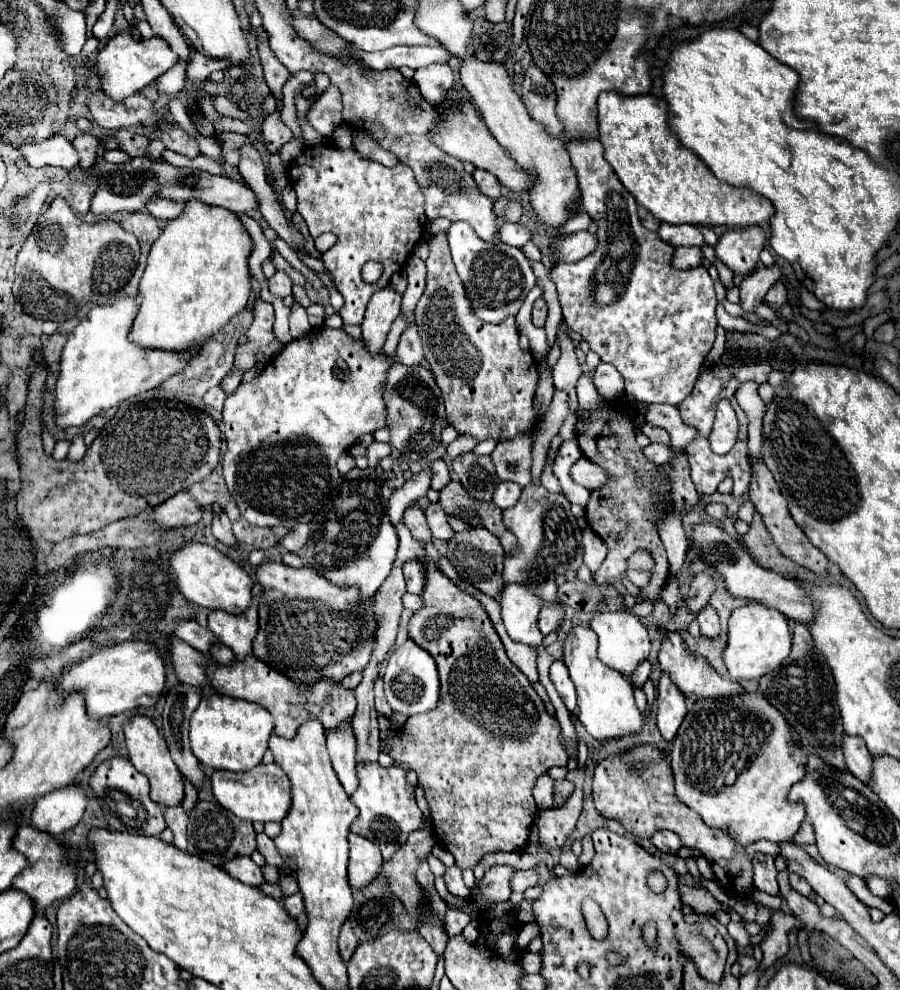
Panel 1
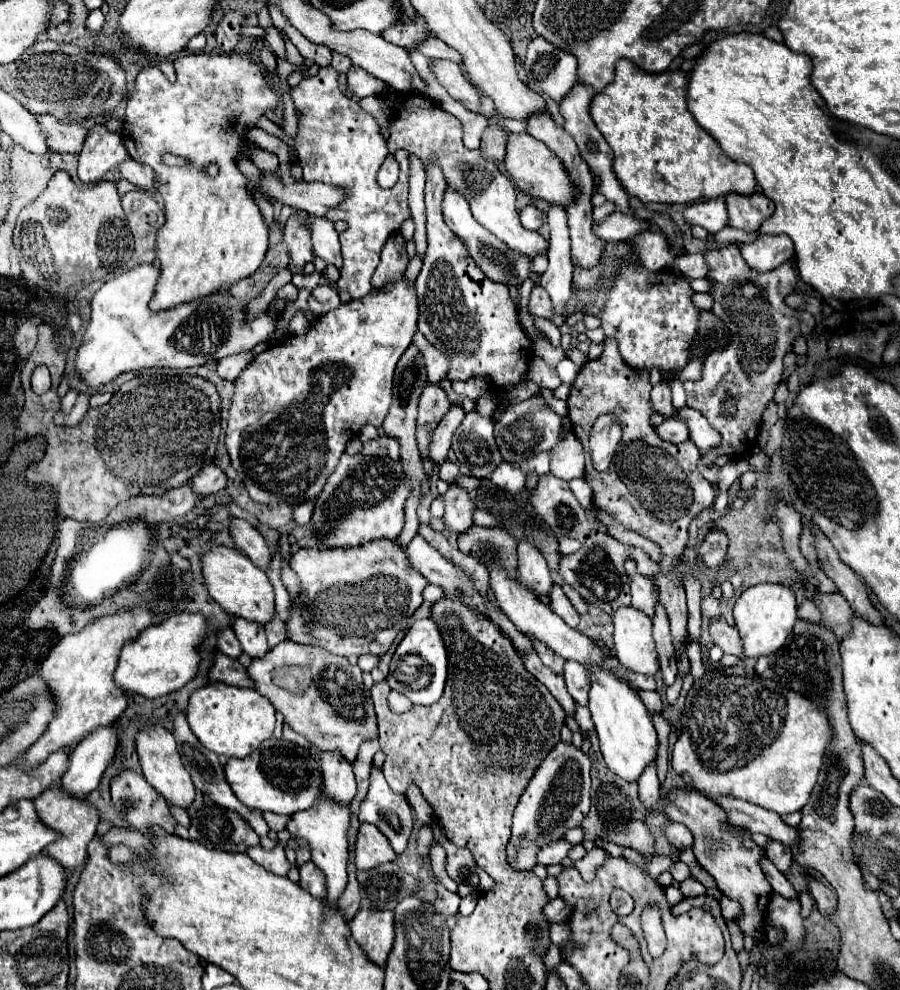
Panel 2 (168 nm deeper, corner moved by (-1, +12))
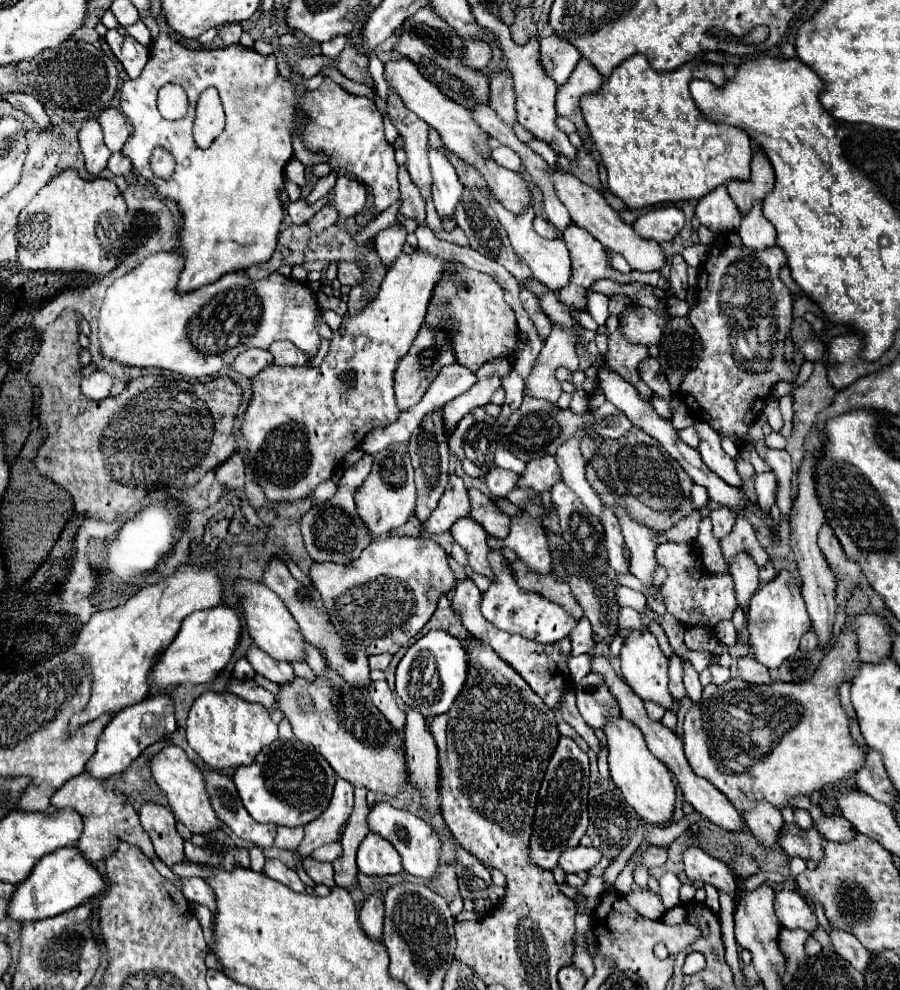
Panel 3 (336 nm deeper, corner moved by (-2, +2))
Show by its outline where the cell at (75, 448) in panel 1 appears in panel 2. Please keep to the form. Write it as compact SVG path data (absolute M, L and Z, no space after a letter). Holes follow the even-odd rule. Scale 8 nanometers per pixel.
M81 393L79 397L77 397L77 403L75 403L75 407L71 409L71 413L63 419L69 427L77 427L81 421L83 421L83 417L87 415L87 411L89 411L89 395L87 393Z

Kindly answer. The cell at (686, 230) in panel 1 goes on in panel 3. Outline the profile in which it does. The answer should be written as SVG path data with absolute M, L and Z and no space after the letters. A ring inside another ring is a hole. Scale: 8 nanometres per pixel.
M726 185L712 189L704 195L696 205L696 217L704 227L708 227L714 235L722 235L724 231L736 231L742 219L736 203L726 191Z

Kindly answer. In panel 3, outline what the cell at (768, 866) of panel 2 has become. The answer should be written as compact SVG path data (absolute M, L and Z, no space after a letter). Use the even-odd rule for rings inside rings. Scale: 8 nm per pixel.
M786 889L778 891L774 909L780 923L788 929L804 929L808 933L814 933L818 929L814 911L808 907L804 897L800 897L796 891L786 891Z

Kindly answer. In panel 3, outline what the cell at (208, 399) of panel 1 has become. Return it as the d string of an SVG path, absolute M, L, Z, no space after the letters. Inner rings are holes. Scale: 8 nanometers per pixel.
M248 349L242 355L238 355L238 359L234 359L232 369L240 371L248 377L258 375L264 367L268 367L270 363L274 363L274 357L268 349Z

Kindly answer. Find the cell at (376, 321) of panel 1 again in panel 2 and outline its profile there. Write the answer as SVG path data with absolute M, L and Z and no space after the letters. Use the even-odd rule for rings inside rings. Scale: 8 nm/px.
M395 233L389 237L387 245L383 247L381 253L381 263L375 269L373 277L371 277L371 285L373 289L383 289L387 287L391 281L395 283L397 279L403 277L407 267L407 253L405 253L405 241L401 237L401 233Z

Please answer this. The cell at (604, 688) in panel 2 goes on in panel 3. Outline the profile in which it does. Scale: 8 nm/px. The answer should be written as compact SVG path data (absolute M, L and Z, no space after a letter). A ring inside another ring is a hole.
M616 717L608 723L608 729L604 729L604 735L608 739L608 767L614 785L622 791L626 803L638 813L638 817L650 825L668 825L672 823L674 805L676 805L676 787L672 783L672 775L660 759L656 759L646 743L640 731L632 723L628 723L624 717Z

